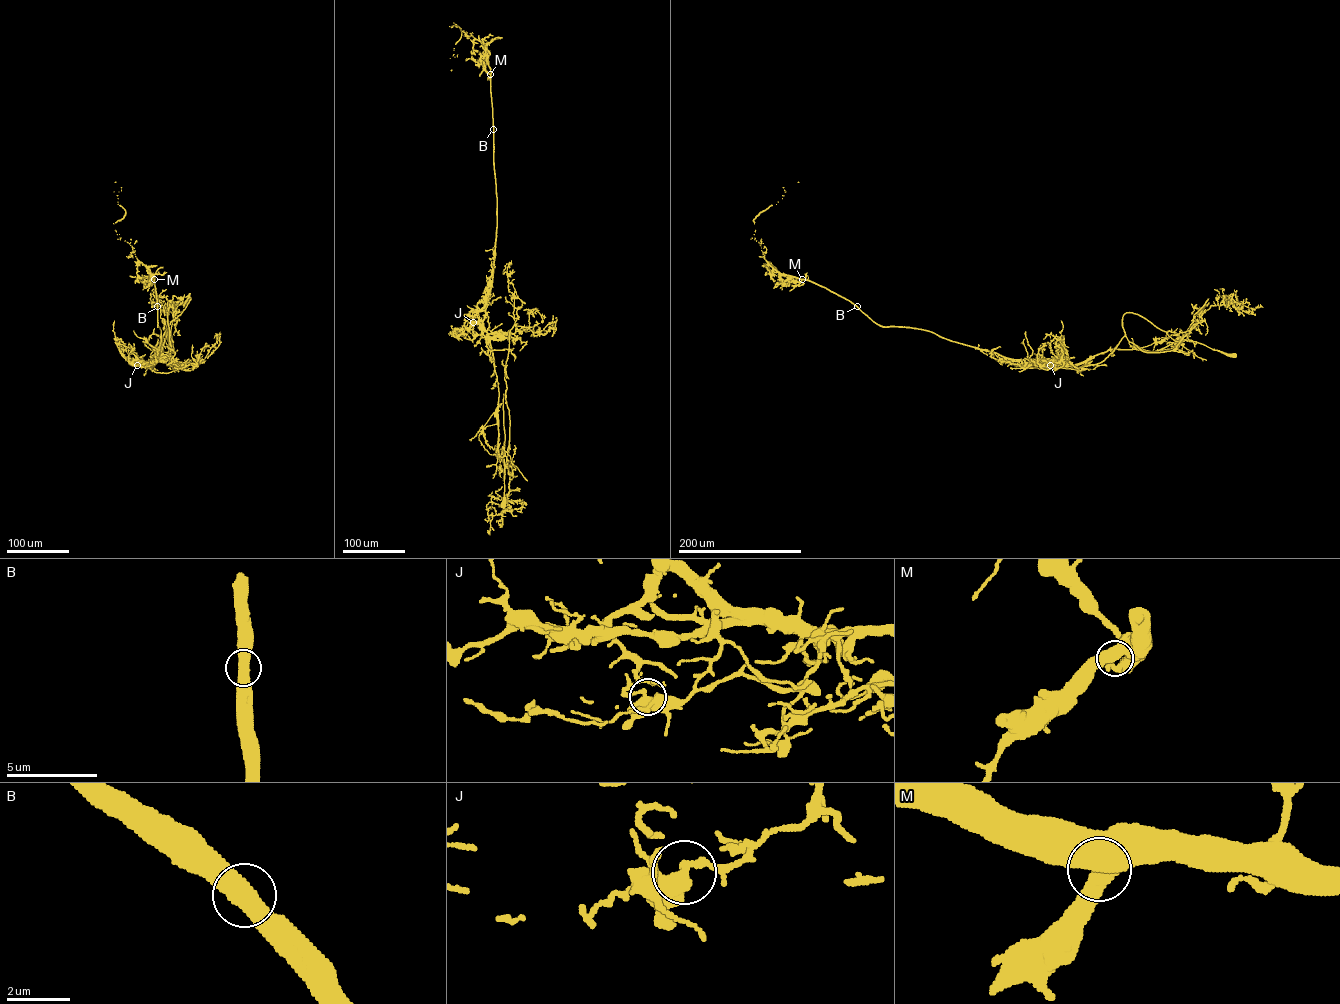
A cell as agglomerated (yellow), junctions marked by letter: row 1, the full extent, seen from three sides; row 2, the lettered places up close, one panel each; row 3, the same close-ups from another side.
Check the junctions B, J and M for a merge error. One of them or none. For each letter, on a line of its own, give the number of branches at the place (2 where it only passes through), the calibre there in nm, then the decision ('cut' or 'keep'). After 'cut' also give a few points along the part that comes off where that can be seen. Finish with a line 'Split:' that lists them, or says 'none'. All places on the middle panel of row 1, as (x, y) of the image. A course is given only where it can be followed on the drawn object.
B: 2 branches meet; 550 nm thick; keep
J: 2 branches meet; 480 nm thick; cut; foreign part runs (473, 322), (485, 314), (495, 256), (490, 69), (482, 44), (456, 24), (451, 27), (461, 35), (451, 70)
M: 2 branches meet; 550 nm thick; keep
Split: J

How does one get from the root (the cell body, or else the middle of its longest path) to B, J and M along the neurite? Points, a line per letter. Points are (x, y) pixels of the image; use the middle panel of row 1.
B: (503, 506), (503, 401), (509, 349), (490, 351), (482, 333), (497, 226), (493, 129)
J: (503, 506), (503, 401), (509, 349), (490, 351), (479, 324), (473, 322)
M: (503, 506), (503, 401), (509, 349), (490, 351), (482, 333), (492, 280), (497, 221), (490, 74)

